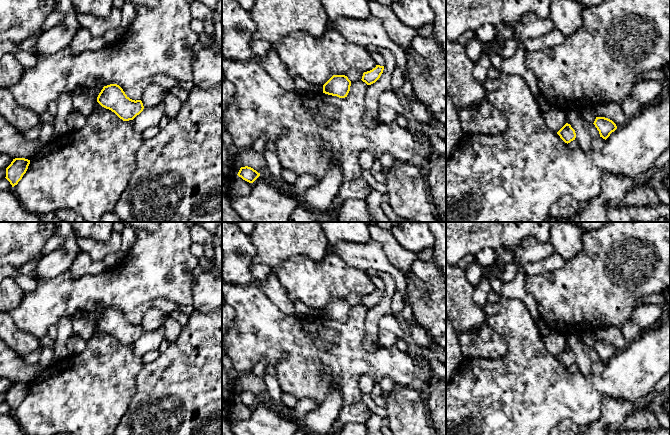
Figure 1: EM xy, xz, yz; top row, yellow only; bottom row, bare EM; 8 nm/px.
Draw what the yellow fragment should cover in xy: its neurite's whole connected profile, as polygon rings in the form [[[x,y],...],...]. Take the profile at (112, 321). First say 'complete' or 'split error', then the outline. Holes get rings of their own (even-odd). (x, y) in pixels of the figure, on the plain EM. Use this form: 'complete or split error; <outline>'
complete; [[[117,308],[104,310],[97,321],[97,326],[123,345],[133,344],[144,333],[141,324],[130,323]]]

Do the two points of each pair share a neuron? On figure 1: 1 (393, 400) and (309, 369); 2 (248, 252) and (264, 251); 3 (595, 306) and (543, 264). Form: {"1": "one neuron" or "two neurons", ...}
{"1": "two neurons", "2": "two neurons", "3": "two neurons"}

